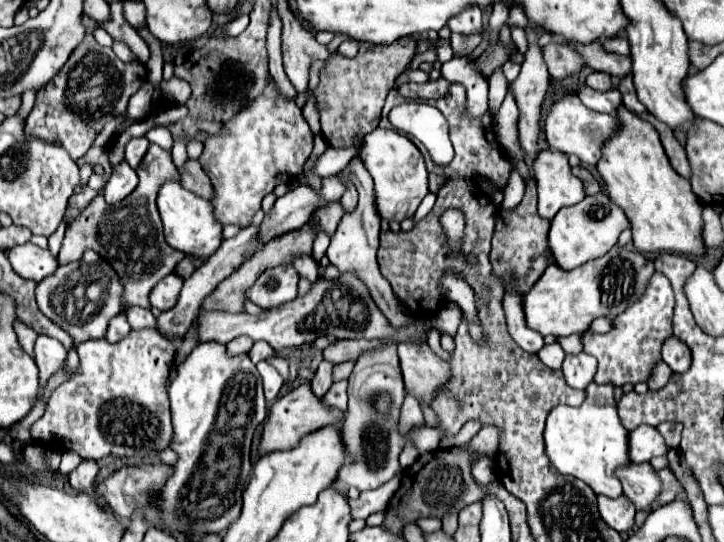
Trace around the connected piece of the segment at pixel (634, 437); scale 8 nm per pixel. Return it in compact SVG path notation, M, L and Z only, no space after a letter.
M638 426L630 432L630 460L634 464L650 462L654 456L664 456L668 446L662 434L652 426Z

